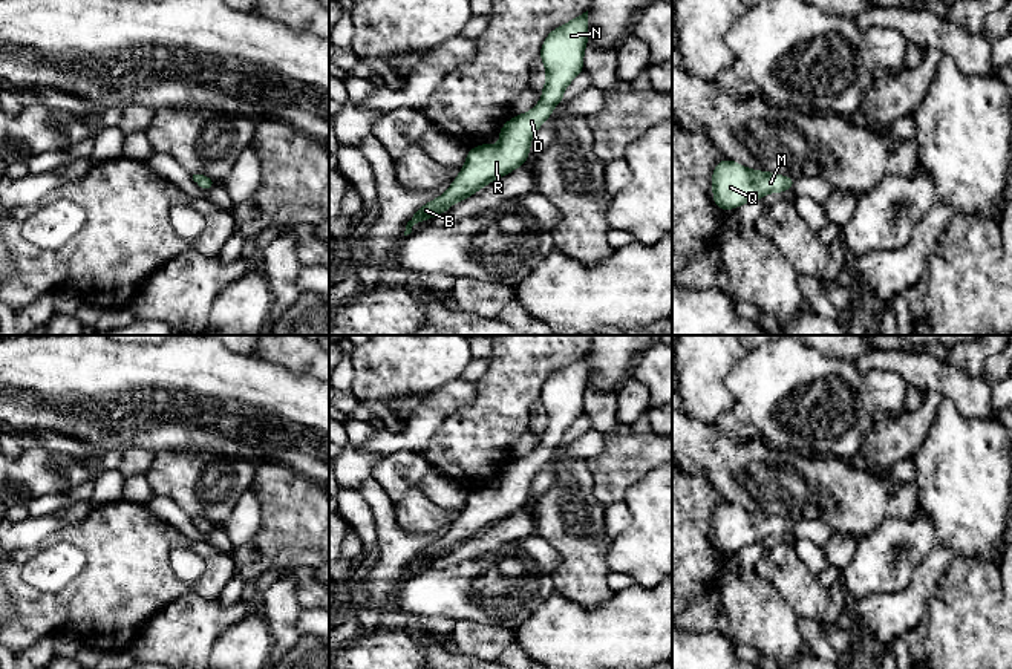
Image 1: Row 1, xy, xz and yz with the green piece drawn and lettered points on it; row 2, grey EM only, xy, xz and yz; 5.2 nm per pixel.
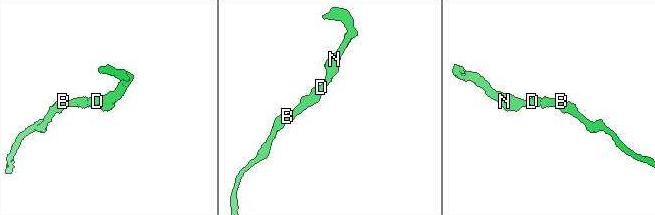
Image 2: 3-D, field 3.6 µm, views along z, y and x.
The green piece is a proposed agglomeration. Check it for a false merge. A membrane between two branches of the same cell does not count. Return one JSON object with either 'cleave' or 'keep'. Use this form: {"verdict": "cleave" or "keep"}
{"verdict": "keep"}

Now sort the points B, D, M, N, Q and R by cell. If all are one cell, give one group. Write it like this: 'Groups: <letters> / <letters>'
Groups: B D M N Q R

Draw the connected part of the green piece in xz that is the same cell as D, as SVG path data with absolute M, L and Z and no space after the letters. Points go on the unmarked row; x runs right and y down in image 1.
M588 354L548 377L540 392L540 403L547 412L542 444L504 467L498 476L498 490L485 485L470 491L453 527L410 560L404 579L412 576L415 566L446 556L450 548L525 507L537 472L551 459L553 450L563 444L565 430L583 413L586 386Z

